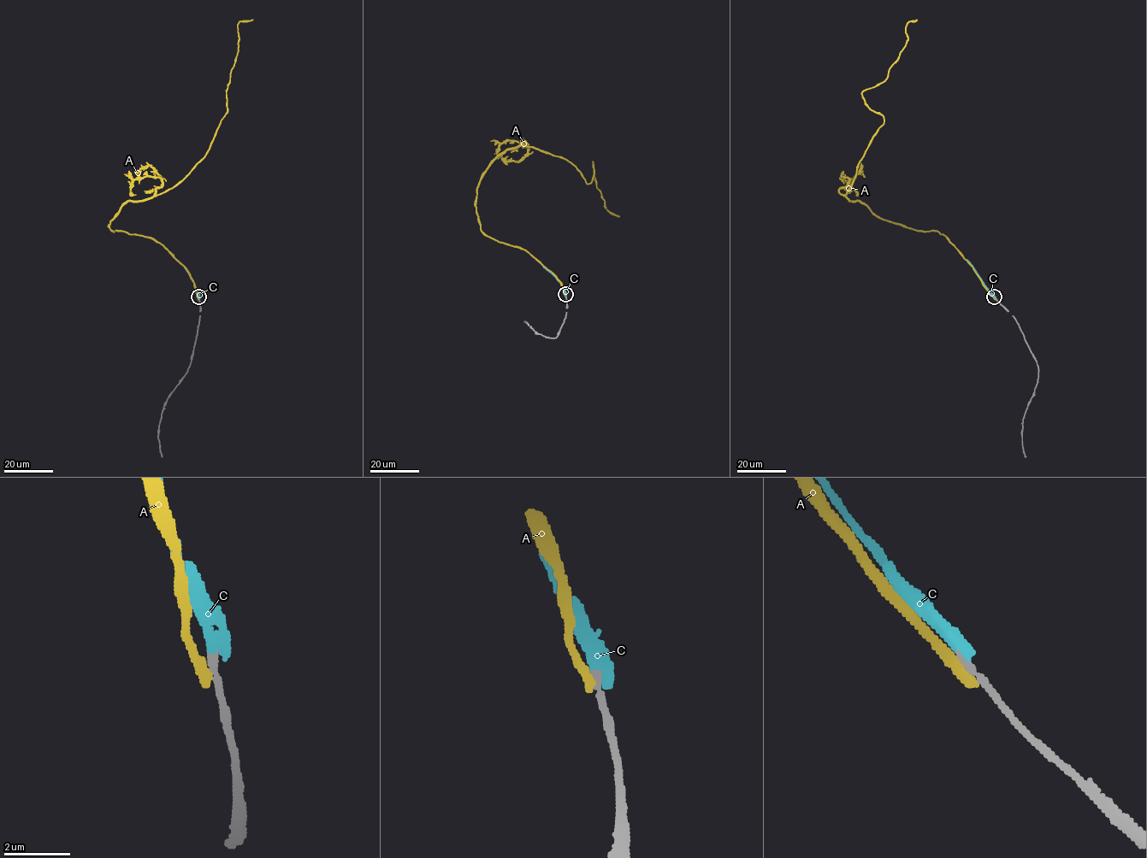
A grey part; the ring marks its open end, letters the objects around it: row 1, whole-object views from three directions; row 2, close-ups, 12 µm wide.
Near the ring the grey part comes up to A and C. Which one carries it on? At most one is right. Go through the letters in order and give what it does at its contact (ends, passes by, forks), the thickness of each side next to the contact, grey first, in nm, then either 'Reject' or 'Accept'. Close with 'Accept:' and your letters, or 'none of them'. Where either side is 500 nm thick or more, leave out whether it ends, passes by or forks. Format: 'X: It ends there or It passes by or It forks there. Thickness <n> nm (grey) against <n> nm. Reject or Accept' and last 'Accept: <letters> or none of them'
A: It ends there. Thickness 280 nm (grey) against 360 nm. Reject
C: It ends there. Thickness 220 nm (grey) against 440 nm. Accept
Accept: C

